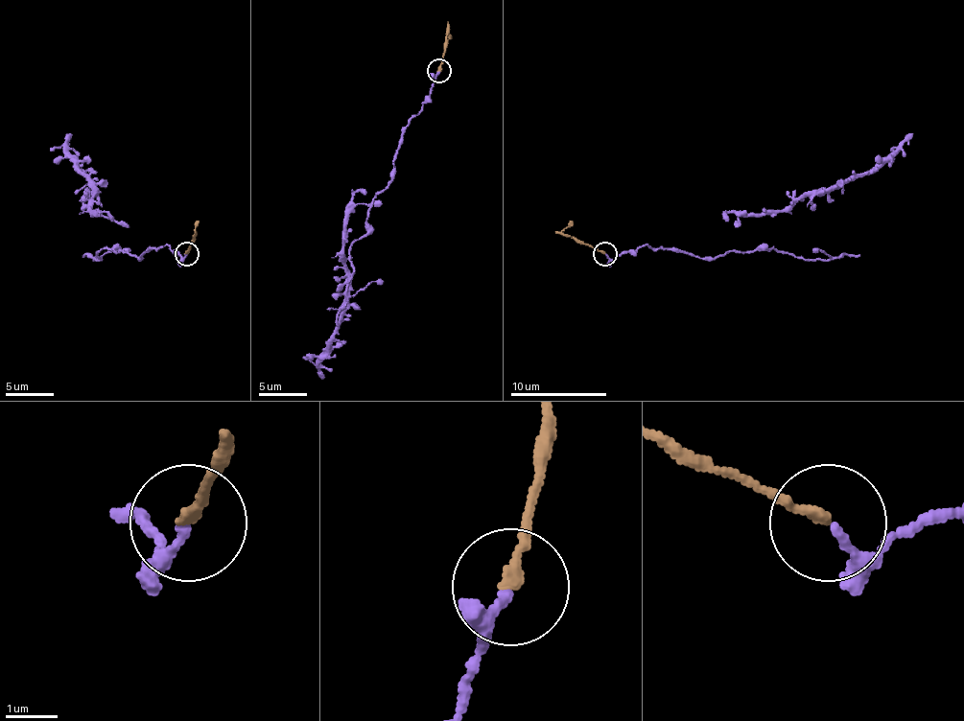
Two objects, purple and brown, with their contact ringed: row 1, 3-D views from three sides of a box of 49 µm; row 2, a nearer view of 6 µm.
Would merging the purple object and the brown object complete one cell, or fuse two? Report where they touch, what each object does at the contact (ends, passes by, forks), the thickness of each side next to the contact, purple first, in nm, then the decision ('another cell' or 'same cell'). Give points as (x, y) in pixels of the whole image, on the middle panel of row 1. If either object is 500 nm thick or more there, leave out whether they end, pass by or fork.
at (439, 71); purple ends there; brown ends there; 180 nm thick on the purple side, 200 nm on the other; same cell

